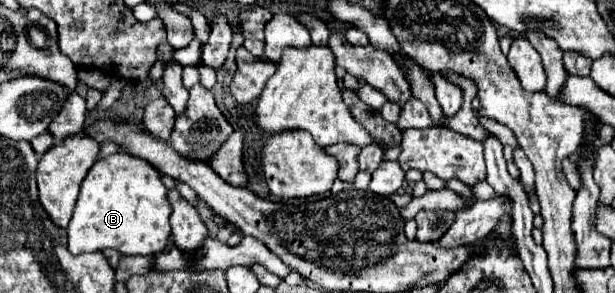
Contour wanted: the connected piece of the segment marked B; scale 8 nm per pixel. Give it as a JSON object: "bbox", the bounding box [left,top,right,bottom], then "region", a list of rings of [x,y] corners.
{"bbox":[66,153,172,257],"region":[[[128,153],[98,159],[82,181],[74,215],[66,227],[70,253],[78,255],[110,247],[122,255],[146,257],[164,251],[170,237],[168,217],[172,213],[166,193],[160,173],[148,161]]]}

